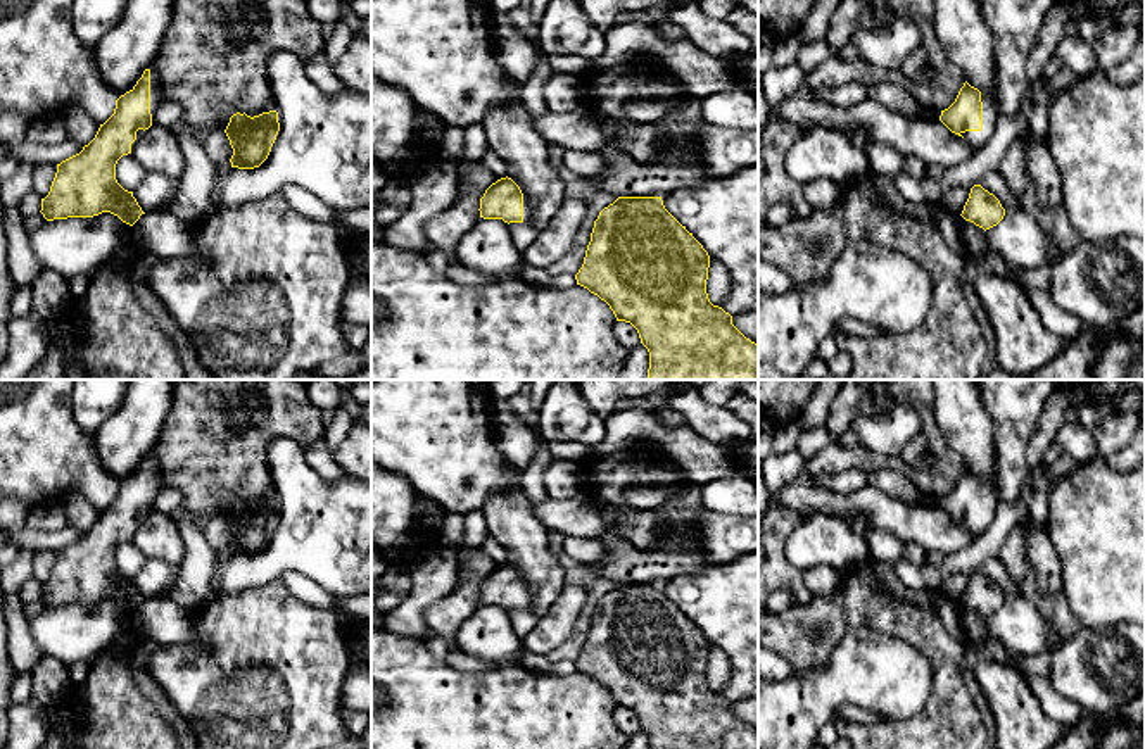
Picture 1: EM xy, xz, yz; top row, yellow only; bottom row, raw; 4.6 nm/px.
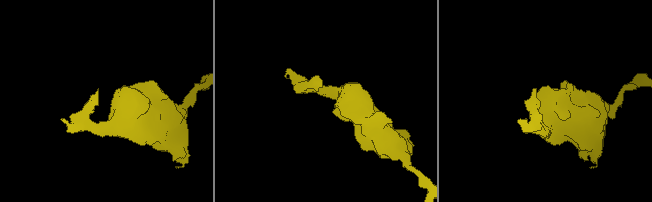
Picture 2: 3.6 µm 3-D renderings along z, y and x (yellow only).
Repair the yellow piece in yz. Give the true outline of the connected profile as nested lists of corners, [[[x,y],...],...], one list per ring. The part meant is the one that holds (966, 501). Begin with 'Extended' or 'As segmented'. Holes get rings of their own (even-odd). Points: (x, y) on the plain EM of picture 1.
Extended. [[[965,468],[955,488],[941,497],[939,507],[972,533],[981,533],[991,523],[998,502],[995,488]]]

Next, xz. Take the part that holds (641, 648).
As segmented. [[[618,583],[613,590],[604,594],[591,620],[591,628],[585,637],[584,651],[575,661],[577,671],[587,675],[591,680],[604,687],[613,697],[617,708],[630,709],[641,725],[641,730],[649,739],[649,749],[758,749],[758,730],[746,725],[734,711],[732,702],[722,694],[713,692],[706,680],[710,642],[703,632],[682,613],[663,592],[661,583]]]

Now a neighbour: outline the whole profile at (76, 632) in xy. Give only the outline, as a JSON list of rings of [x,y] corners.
[[[111,599],[54,606],[31,618],[29,630],[43,656],[66,664],[93,661],[109,645],[131,633],[131,613]]]

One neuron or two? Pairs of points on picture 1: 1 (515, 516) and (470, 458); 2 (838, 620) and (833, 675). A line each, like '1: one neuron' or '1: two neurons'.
1: two neurons
2: two neurons

